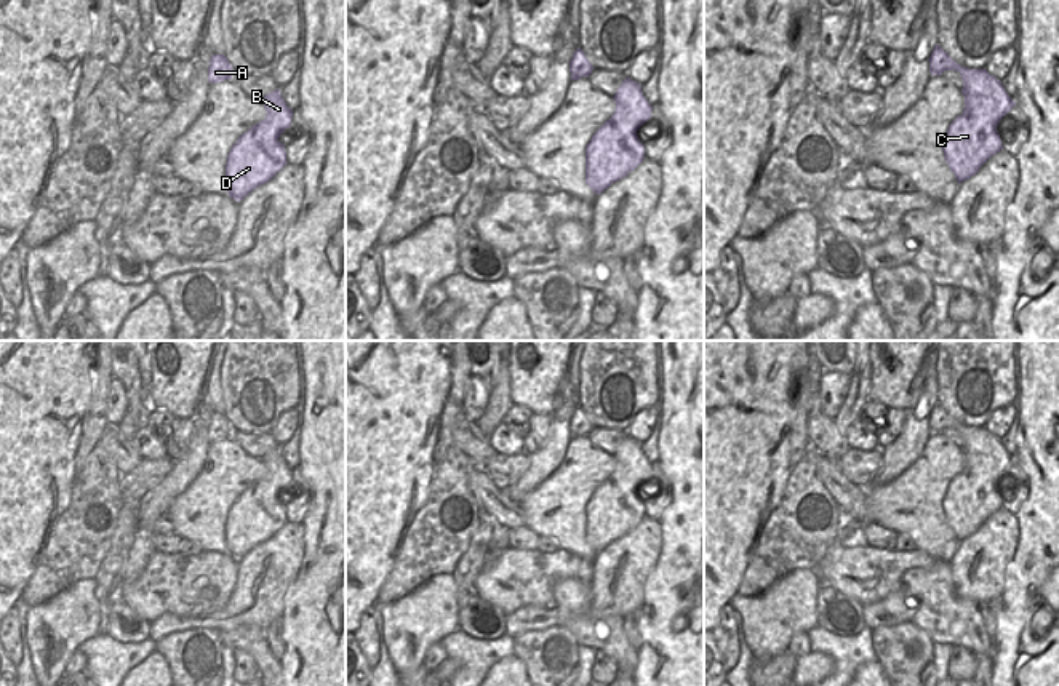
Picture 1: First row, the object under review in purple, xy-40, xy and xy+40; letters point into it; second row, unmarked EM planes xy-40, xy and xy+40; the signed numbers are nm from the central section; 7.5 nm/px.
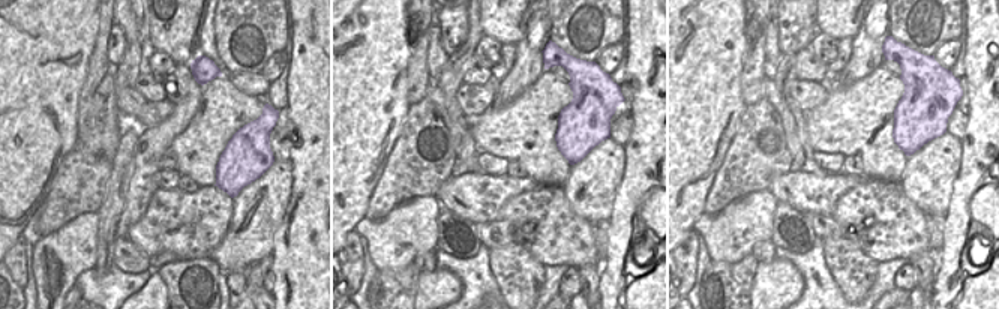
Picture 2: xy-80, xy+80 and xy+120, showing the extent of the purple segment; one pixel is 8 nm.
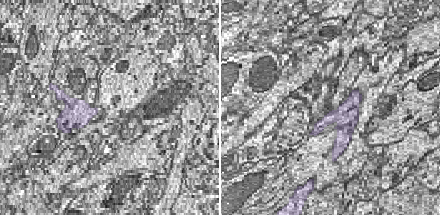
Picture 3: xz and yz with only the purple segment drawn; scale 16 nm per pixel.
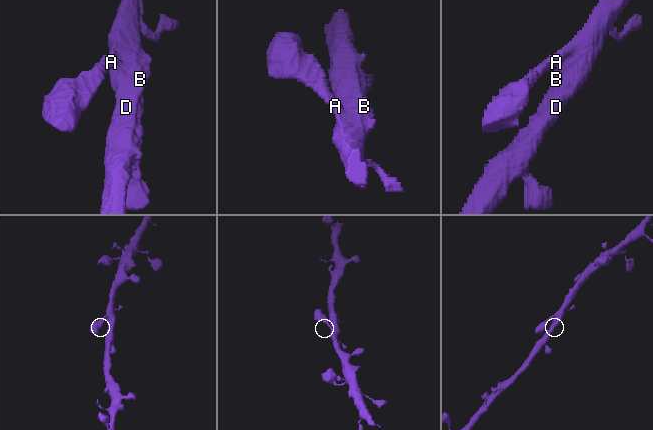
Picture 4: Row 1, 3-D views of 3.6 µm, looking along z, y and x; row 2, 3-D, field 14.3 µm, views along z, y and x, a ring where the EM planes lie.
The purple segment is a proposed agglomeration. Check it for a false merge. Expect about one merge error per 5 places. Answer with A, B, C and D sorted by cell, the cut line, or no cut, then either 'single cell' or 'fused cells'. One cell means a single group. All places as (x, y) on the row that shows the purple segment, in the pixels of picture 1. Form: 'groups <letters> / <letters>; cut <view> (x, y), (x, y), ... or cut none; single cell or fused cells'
groups A B C D; cut none; single cell

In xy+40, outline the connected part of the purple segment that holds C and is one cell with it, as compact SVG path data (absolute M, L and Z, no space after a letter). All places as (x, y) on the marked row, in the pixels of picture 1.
M939 45L928 61L931 75L957 70L963 80L965 110L950 123L942 142L944 158L960 184L1003 149L997 126L1016 102L985 69L957 64Z

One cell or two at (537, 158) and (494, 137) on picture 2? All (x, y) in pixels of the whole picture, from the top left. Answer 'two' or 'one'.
one

